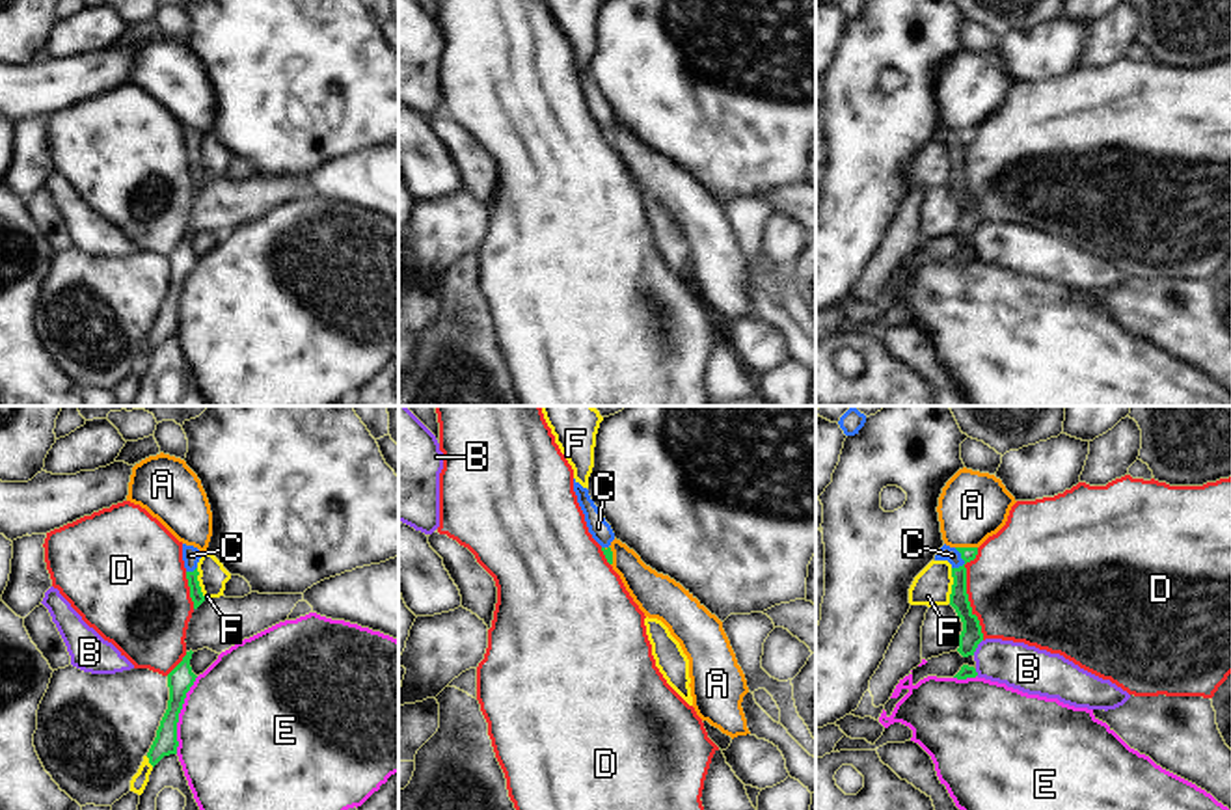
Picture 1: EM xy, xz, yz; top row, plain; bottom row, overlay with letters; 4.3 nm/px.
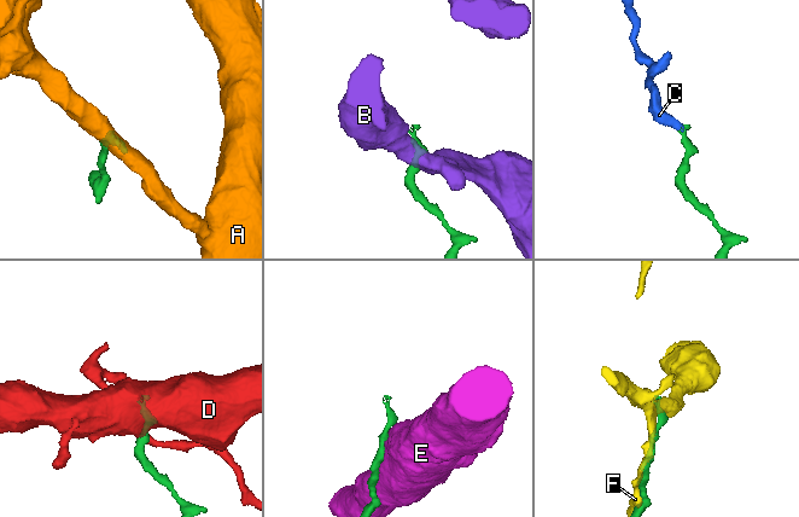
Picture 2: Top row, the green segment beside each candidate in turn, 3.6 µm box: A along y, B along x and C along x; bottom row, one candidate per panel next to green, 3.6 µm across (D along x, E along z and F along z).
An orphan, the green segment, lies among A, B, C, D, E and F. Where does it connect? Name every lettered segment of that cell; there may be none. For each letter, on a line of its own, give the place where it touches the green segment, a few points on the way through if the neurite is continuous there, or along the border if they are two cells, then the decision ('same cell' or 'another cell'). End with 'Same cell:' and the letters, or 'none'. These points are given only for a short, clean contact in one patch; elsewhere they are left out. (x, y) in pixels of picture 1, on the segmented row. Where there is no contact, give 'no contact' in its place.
A: contact yz (967, 548); border yz (956, 546), (976, 548); another cell
B: contact yz (976, 647); border yz (982, 639), (973, 654); another cell
C: contact yz (961, 557); way yz (958, 598), (961, 557), (952, 555); same cell
D: contact yz (965, 593); another cell
E: contact xy (177, 715); another cell
F: contact yz (952, 585); another cell
Same cell: C

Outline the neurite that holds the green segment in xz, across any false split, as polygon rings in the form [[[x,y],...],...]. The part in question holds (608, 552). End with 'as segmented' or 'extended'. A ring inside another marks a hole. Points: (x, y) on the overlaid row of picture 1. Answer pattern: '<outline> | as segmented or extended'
[[[574,479],[574,492],[575,492],[577,503],[585,514],[588,533],[602,546],[602,551],[603,551],[607,562],[613,564],[613,551],[609,546],[615,540],[615,533],[613,533],[611,525],[605,521],[605,518],[602,516],[602,512],[590,499],[588,490],[583,488],[575,479]]] | extended

